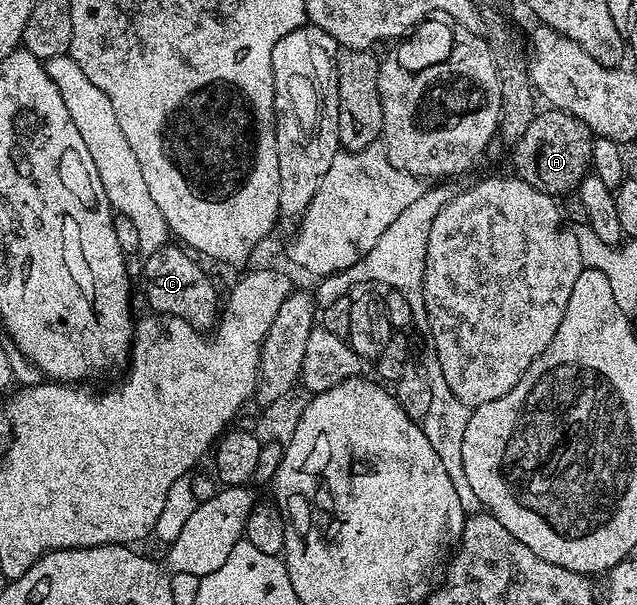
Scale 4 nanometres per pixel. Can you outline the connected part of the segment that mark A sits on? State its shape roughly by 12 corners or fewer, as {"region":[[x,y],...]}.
{"region":[[538,111],[512,145],[516,179],[576,193],[595,137],[579,118]]}

